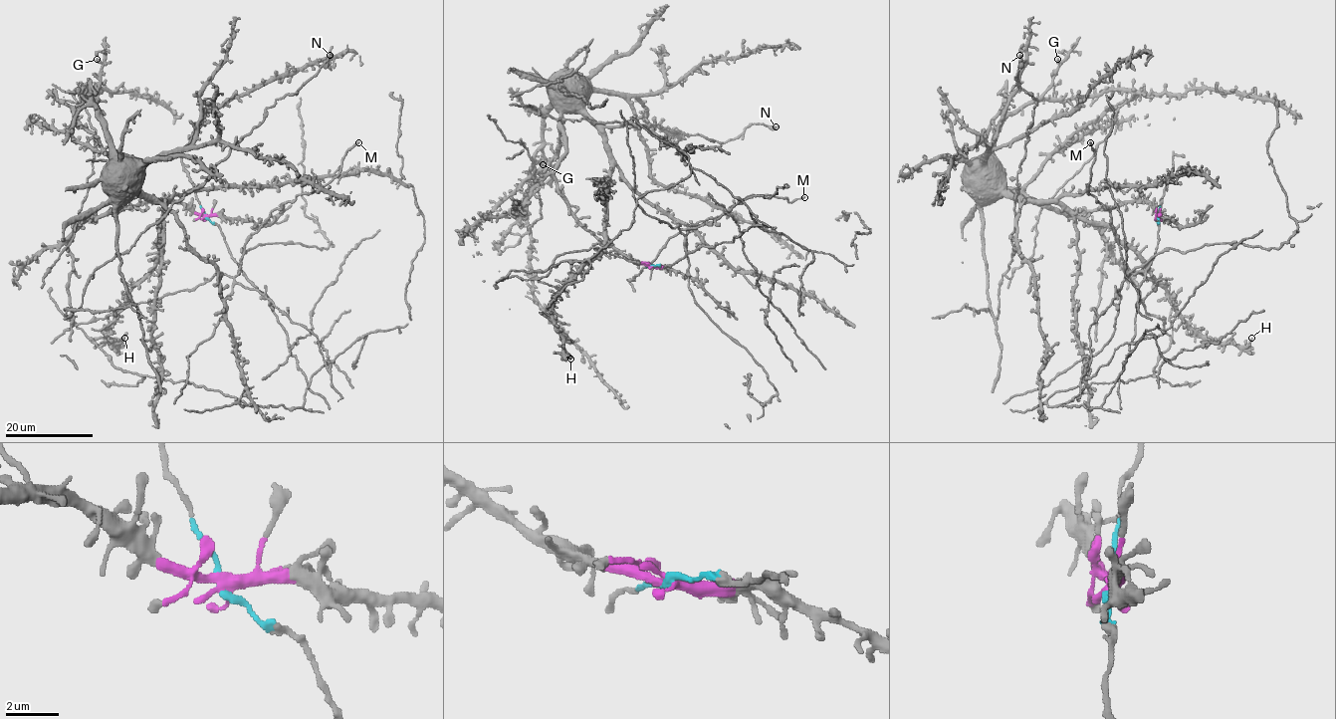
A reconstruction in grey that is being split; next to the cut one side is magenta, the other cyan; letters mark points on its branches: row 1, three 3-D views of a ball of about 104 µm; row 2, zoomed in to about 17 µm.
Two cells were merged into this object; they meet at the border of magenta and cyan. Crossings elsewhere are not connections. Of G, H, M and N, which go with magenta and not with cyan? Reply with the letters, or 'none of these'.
G, H, N

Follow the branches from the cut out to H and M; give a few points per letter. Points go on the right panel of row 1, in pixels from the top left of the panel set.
H: (1159, 215), (1137, 201), (1057, 211), (1004, 191), (1063, 203), (1104, 222), (1195, 330), (1248, 349), (1251, 338)
M: (1159, 215), (1158, 244), (1153, 261), (1133, 274), (1122, 257), (1111, 212), (1088, 190), (1095, 153), (1090, 142)

